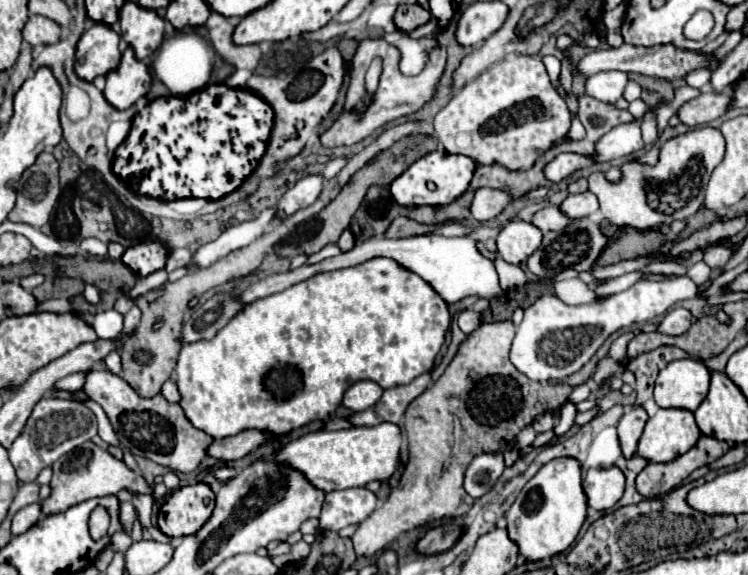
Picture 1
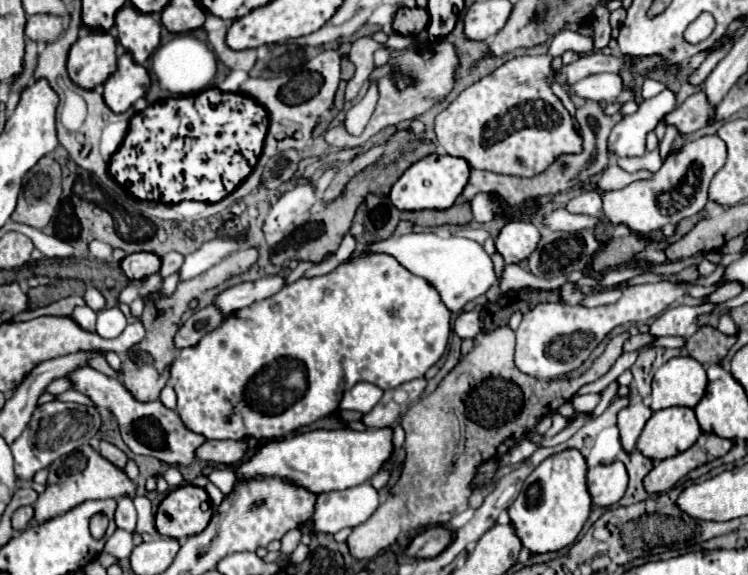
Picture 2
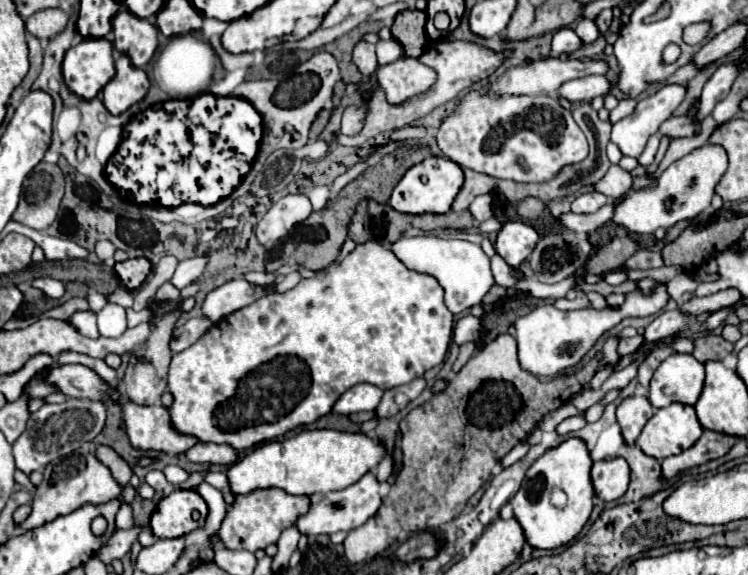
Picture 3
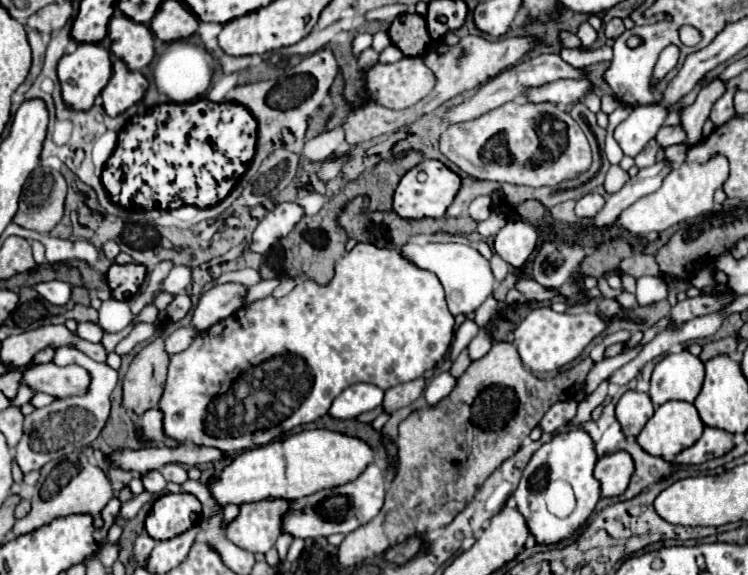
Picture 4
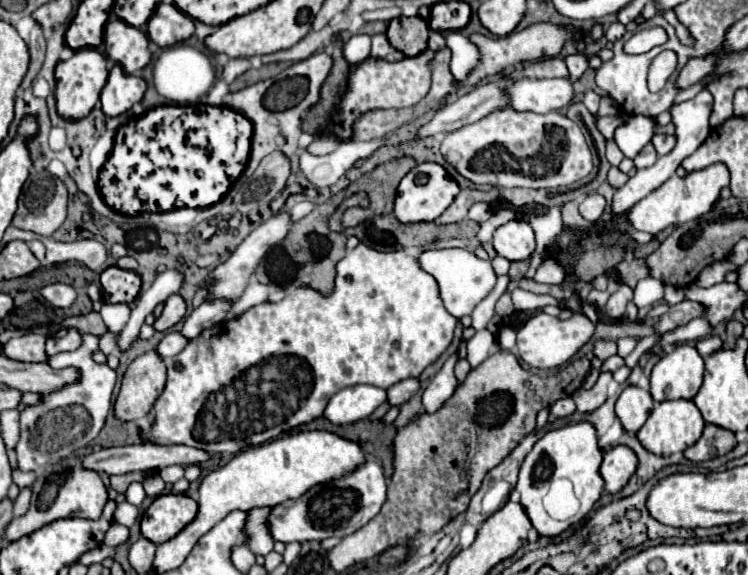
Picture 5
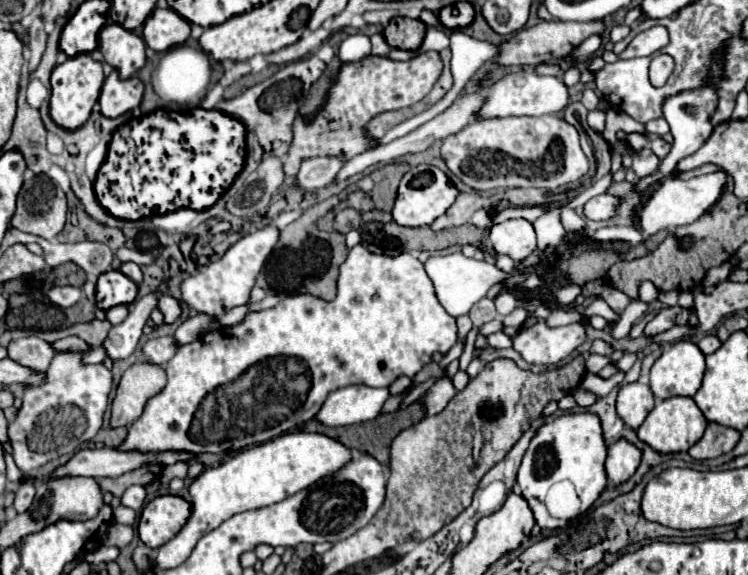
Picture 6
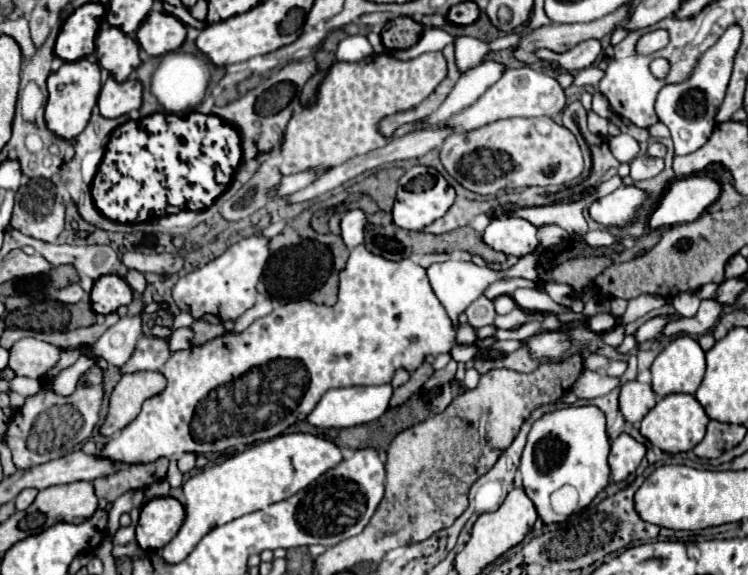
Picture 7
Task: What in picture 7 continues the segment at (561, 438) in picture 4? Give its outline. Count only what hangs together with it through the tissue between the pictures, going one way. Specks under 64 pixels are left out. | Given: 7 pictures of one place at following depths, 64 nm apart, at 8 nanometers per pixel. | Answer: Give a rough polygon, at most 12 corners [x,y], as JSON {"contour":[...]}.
{"contour":[[564,406],[534,422],[522,488],[544,524],[564,484],[586,508],[610,482],[606,418]]}

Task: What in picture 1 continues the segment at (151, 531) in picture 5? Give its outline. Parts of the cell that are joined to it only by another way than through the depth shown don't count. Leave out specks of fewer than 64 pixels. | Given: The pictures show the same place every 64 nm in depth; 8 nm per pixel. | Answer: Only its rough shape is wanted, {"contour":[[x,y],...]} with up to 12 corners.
{"contour":[[208,484],[178,488],[158,526],[178,538],[196,534],[214,510]]}

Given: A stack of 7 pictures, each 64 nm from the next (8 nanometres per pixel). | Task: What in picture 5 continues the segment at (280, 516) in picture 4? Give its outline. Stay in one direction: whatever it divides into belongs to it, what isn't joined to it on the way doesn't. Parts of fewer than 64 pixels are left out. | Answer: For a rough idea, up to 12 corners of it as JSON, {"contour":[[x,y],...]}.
{"contour":[[272,508],[246,512],[244,534],[254,554],[266,556],[272,546],[268,512]]}

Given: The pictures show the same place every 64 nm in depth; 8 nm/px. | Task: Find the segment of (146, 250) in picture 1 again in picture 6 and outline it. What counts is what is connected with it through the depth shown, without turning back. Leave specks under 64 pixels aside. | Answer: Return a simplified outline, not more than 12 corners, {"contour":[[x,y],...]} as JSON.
{"contour":[[120,270],[100,274],[98,308],[132,304],[138,286]]}

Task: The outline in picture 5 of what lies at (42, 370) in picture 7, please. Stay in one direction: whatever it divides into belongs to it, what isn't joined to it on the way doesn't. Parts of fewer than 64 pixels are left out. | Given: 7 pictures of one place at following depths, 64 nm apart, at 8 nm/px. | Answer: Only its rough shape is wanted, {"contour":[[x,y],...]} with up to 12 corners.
{"contour":[[24,334],[4,344],[2,354],[18,362],[46,360],[46,334]]}

